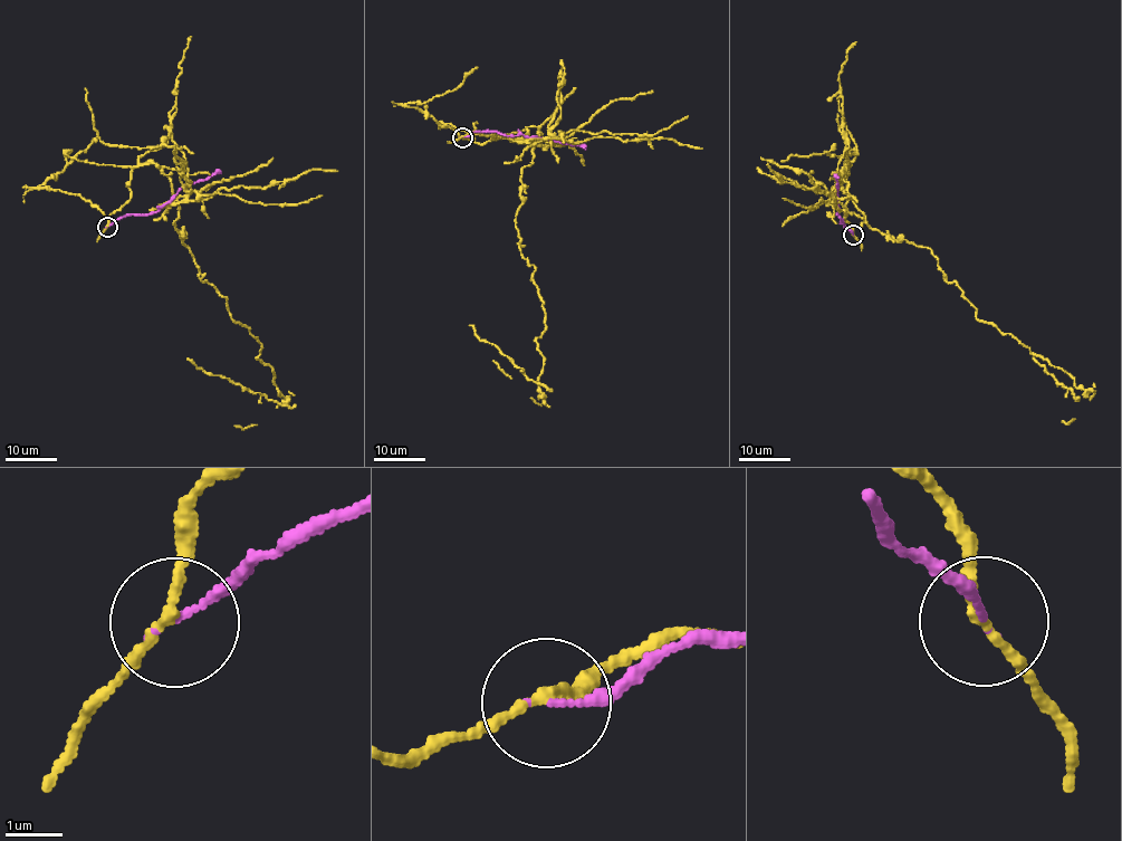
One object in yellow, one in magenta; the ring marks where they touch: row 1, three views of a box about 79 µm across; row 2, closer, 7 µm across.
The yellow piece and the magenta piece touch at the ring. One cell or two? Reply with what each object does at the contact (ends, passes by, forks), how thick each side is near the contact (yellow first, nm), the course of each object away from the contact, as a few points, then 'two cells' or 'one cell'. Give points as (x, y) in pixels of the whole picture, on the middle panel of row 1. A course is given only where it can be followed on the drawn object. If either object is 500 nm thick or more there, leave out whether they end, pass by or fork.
yellow passes by; magenta ends there; 160 nm thick on the yellow side, 130 nm on the other; yellow runs (463, 136), (479, 131), (534, 146), (515, 226), (546, 327), (536, 340), (538, 385), (469, 325); magenta runs (463, 136), (485, 132), (545, 137), (585, 150); two cells

